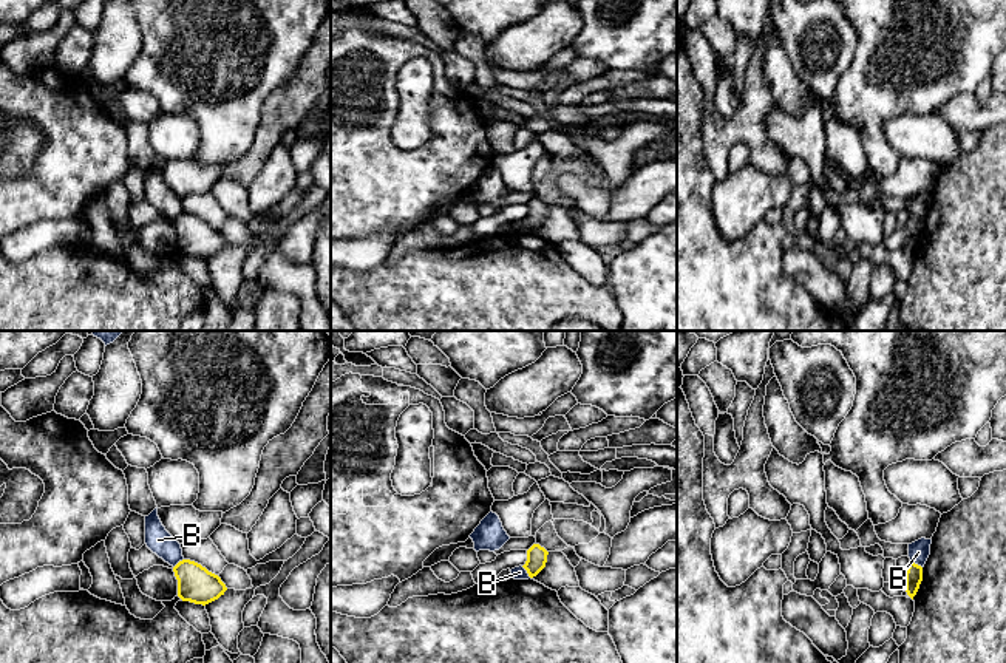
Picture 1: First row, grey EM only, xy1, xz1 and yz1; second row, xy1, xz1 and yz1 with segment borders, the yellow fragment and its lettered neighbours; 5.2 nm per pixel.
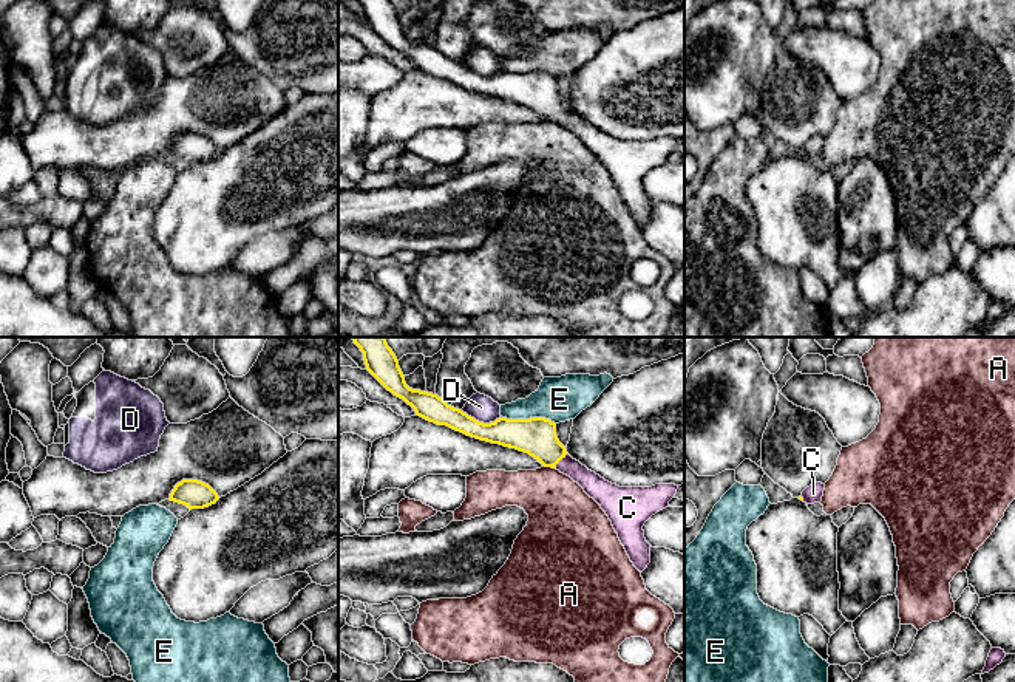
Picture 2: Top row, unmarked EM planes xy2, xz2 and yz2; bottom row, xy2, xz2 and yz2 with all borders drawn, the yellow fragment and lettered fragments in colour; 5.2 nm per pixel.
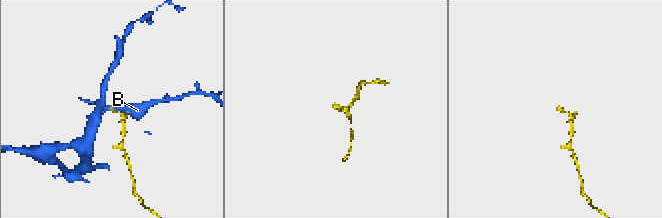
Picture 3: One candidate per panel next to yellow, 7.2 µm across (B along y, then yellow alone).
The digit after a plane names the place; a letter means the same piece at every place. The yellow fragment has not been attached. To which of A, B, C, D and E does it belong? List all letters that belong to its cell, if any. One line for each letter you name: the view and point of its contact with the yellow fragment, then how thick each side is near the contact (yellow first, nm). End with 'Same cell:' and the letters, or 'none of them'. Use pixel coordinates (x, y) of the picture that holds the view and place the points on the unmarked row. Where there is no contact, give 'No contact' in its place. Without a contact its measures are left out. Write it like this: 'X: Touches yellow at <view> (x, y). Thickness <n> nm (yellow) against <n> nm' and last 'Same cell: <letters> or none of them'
C: Touches yellow at xz2 (560, 113). Thickness 200 nm (yellow) against 120 nm
Same cell: C

